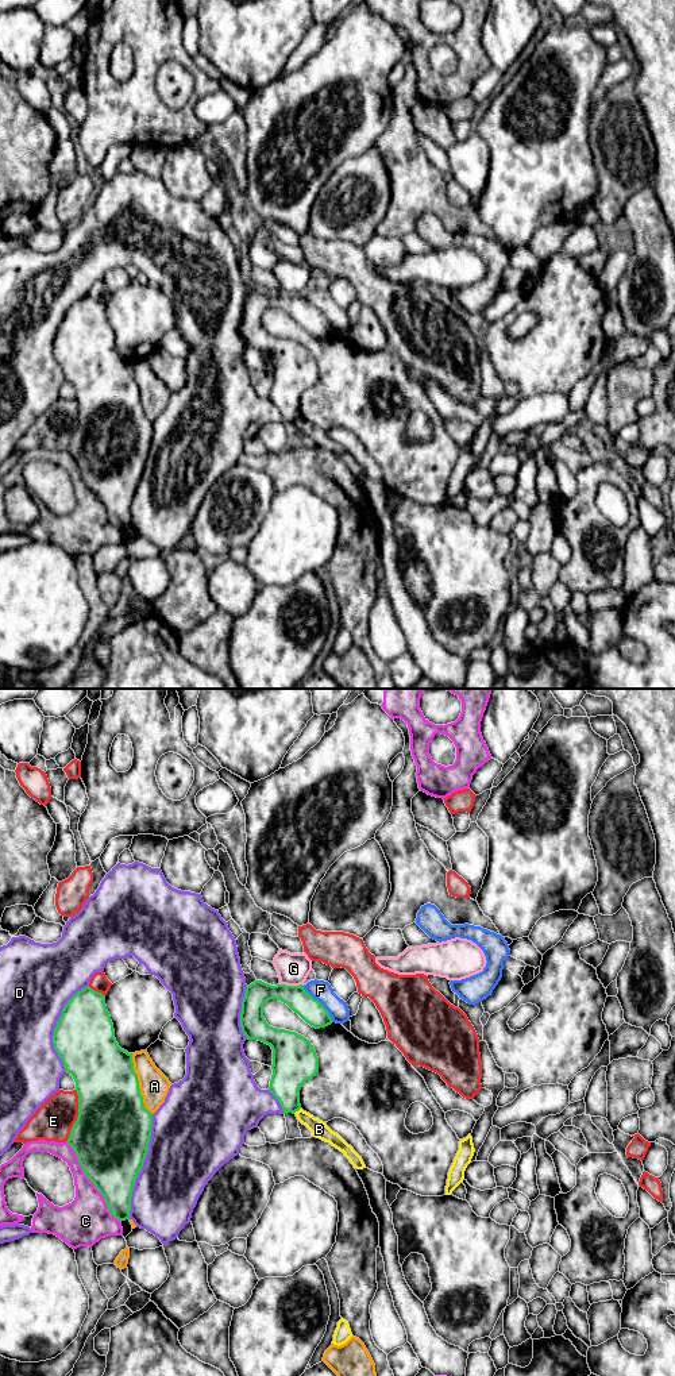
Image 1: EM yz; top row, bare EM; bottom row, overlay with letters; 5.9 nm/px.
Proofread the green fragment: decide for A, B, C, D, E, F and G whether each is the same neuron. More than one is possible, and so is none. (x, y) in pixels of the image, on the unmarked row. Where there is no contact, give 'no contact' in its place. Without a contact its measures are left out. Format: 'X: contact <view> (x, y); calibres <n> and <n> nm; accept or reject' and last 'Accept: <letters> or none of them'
A: contact yz (138, 393); calibres 400 and 180 nm; reject
B: contact yz (296, 419); calibres 220 and 100 nm; reject
C: contact yz (92, 490); calibres 420 and 280 nm; reject
D: contact yz (142, 474); calibres 460 and 420 nm; reject
E: contact yz (78, 424); calibres 460 and 240 nm; reject
F: contact yz (320, 312); calibres 150 and 120 nm; reject
G: contact yz (290, 295); calibres 150 and 190 nm; reject
Accept: none of them

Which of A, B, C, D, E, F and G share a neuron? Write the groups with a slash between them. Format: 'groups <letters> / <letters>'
groups A / B / C / D / E / F / G

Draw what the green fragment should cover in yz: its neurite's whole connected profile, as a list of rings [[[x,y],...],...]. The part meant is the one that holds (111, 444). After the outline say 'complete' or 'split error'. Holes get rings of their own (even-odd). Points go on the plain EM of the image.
[[[89,294],[76,301],[62,319],[54,338],[53,352],[65,381],[73,385],[78,404],[78,425],[66,451],[74,458],[85,485],[104,505],[111,524],[119,529],[130,528],[132,498],[148,459],[153,421],[144,416],[138,383],[134,379],[132,362],[122,358],[116,351],[105,304]]] | complete

